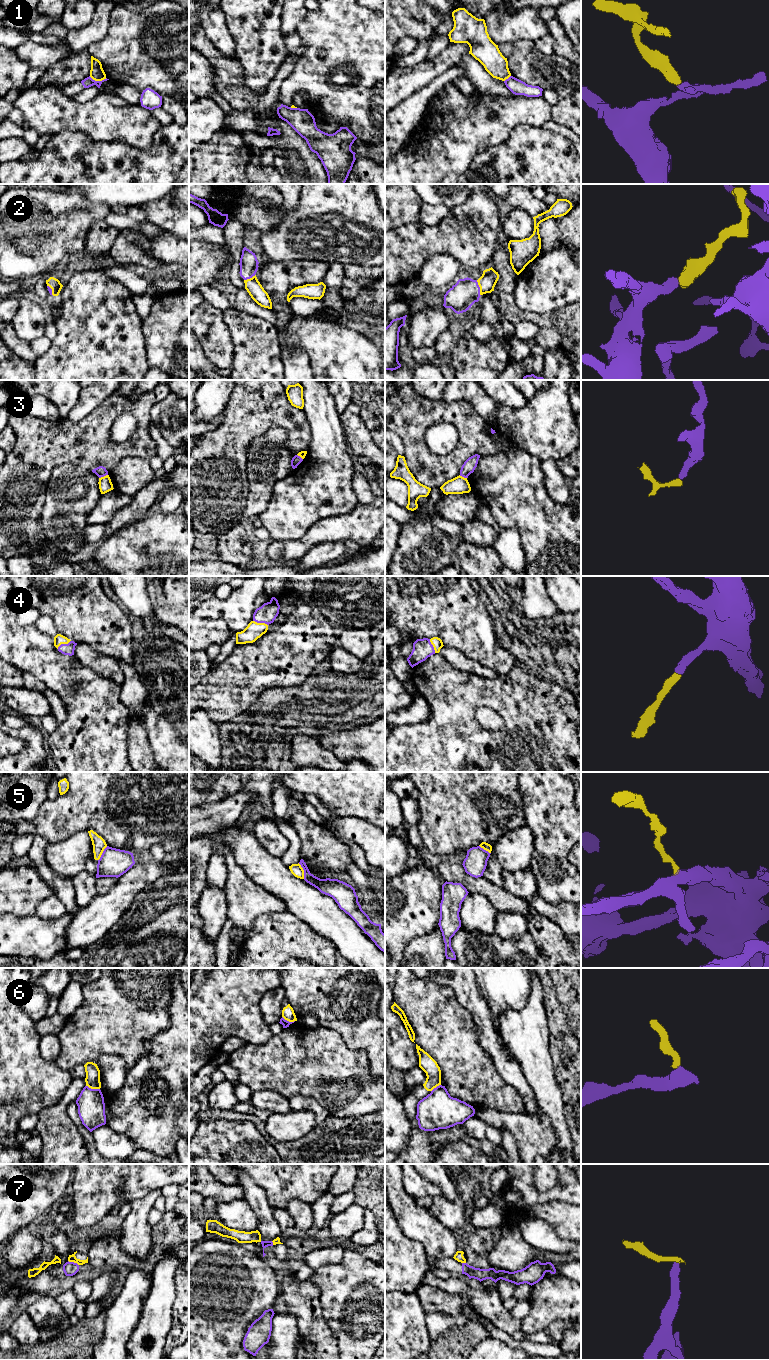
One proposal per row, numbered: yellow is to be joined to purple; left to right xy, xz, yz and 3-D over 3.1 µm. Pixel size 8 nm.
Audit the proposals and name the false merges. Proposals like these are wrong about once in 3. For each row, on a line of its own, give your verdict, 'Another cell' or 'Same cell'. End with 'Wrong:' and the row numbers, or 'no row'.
1: Another cell
2: Same cell
3: Another cell
4: Same cell
5: Another cell
6: Another cell
7: Another cell
Wrong: 1, 3, 5, 6, 7

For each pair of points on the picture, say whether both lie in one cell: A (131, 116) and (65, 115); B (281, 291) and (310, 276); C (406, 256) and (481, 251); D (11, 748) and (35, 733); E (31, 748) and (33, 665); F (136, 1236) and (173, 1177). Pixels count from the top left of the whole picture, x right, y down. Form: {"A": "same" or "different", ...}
{"A": "same", "B": "same", "C": "same", "D": "different", "E": "different", "F": "different"}

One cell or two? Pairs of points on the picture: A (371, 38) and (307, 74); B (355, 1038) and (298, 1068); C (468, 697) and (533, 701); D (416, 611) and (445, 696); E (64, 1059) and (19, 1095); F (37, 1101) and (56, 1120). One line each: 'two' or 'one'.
A: one
B: two
C: one
D: two
E: two
F: two

